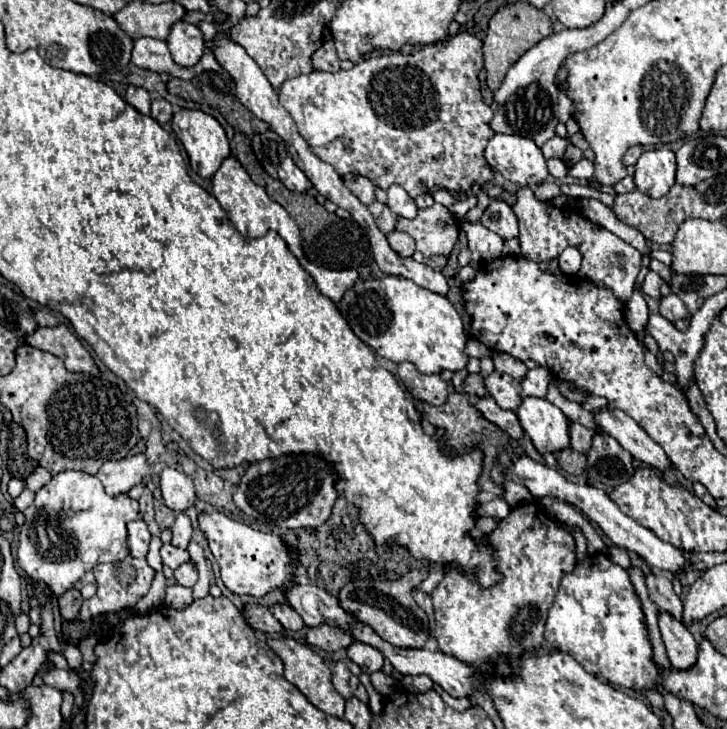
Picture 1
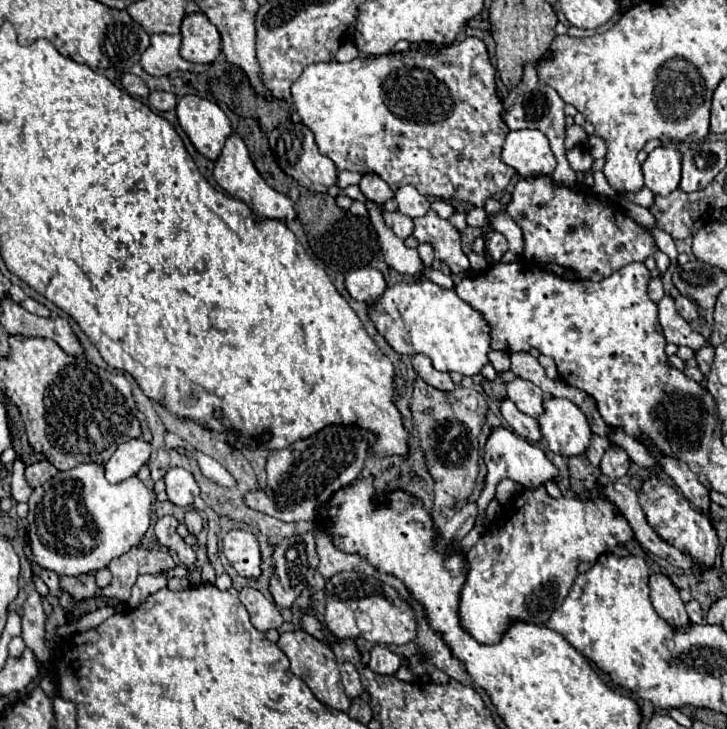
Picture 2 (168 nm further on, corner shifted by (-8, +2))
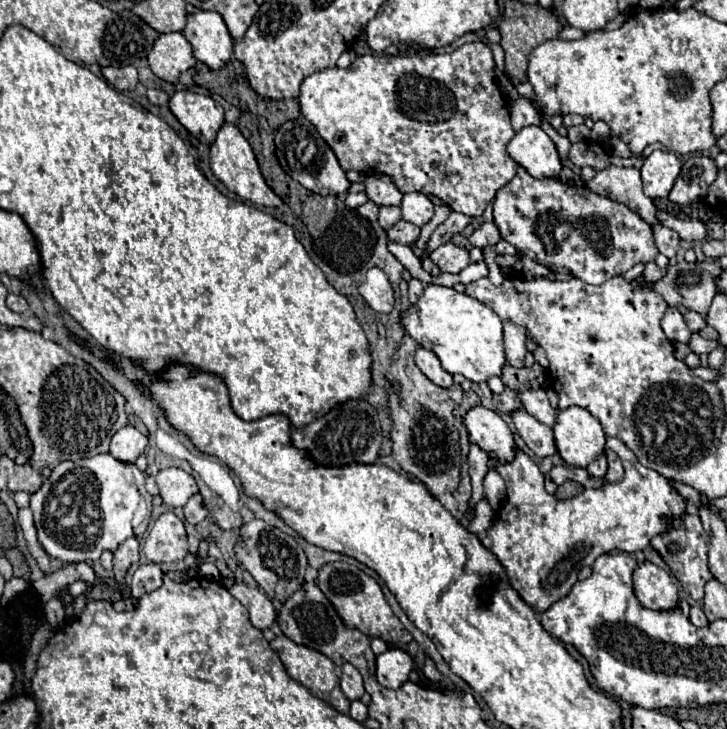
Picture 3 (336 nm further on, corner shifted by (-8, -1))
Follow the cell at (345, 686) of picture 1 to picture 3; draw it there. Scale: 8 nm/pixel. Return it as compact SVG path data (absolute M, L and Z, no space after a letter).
M348 662L342 666L340 686L342 686L342 692L346 694L348 700L358 700L358 698L364 694L362 676L360 676L360 672L358 672L352 664L348 664Z

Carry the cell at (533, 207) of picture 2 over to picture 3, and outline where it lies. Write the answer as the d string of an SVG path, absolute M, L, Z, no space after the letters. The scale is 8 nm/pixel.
M522 166L516 176L496 192L494 198L494 224L500 230L500 236L514 244L522 254L534 262L550 268L552 272L570 272L574 278L586 284L602 284L612 276L624 274L634 264L646 264L658 256L654 244L652 228L626 204L600 196L586 186L564 184L558 178L534 178Z

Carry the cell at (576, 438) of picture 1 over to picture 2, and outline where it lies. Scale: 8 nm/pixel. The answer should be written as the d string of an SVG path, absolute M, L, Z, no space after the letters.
M592 435L590 445L588 445L588 449L586 449L586 457L590 459L590 463L592 463L592 465L598 465L598 463L600 463L600 459L602 459L602 455L604 455L604 451L606 451L608 447L610 447L610 441L608 441L606 437Z

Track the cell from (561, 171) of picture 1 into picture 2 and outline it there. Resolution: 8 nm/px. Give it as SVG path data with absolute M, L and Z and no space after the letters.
M574 147L574 149L566 151L566 159L568 159L568 163L570 163L570 167L574 171L588 171L592 167L592 163L594 163L590 153L584 151L582 147Z

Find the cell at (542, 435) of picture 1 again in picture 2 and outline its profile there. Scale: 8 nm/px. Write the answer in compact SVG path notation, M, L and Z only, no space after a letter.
M544 399L544 413L538 417L538 425L540 425L542 437L548 441L550 451L560 453L564 457L574 457L584 453L592 435L584 413L568 399Z

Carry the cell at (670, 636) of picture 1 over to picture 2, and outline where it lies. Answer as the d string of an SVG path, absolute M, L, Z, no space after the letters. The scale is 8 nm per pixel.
M654 573L650 575L650 599L652 605L656 609L656 613L674 629L686 629L690 619L686 615L684 603L678 595L678 589L674 587L674 583L662 575L662 573Z

